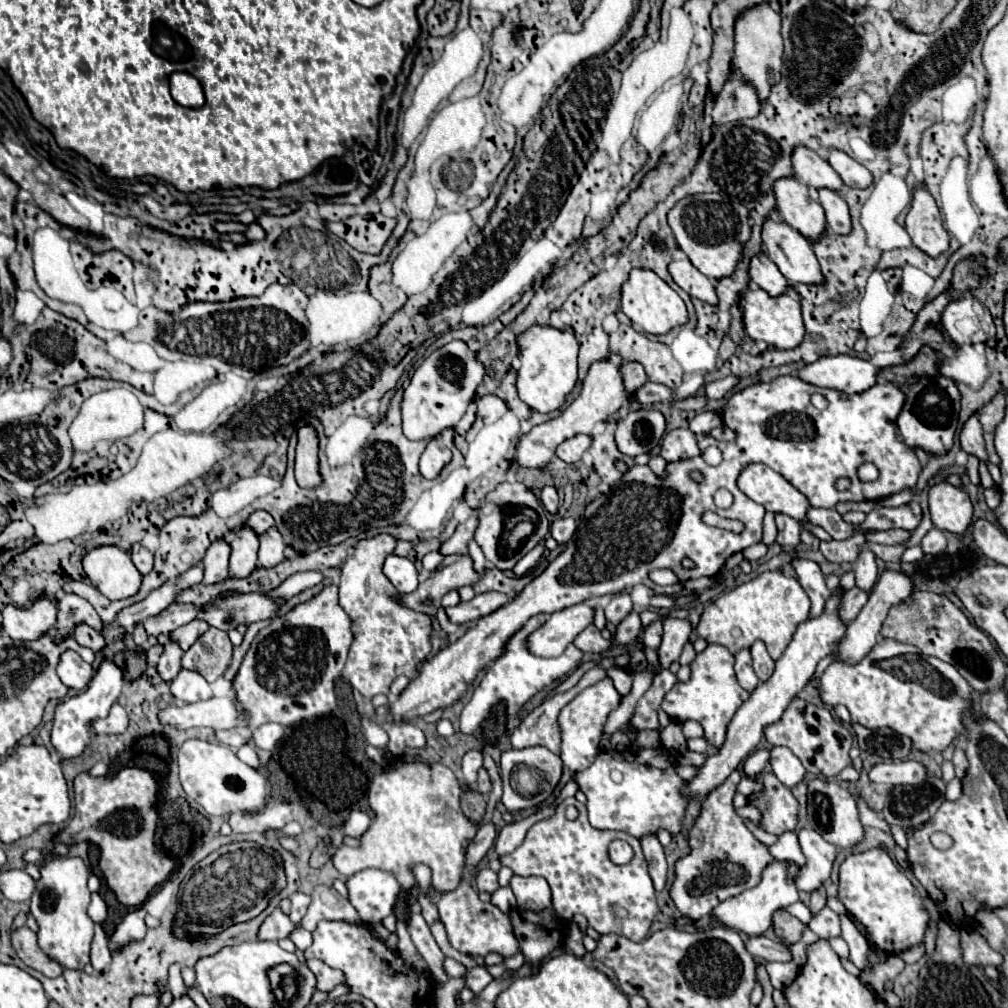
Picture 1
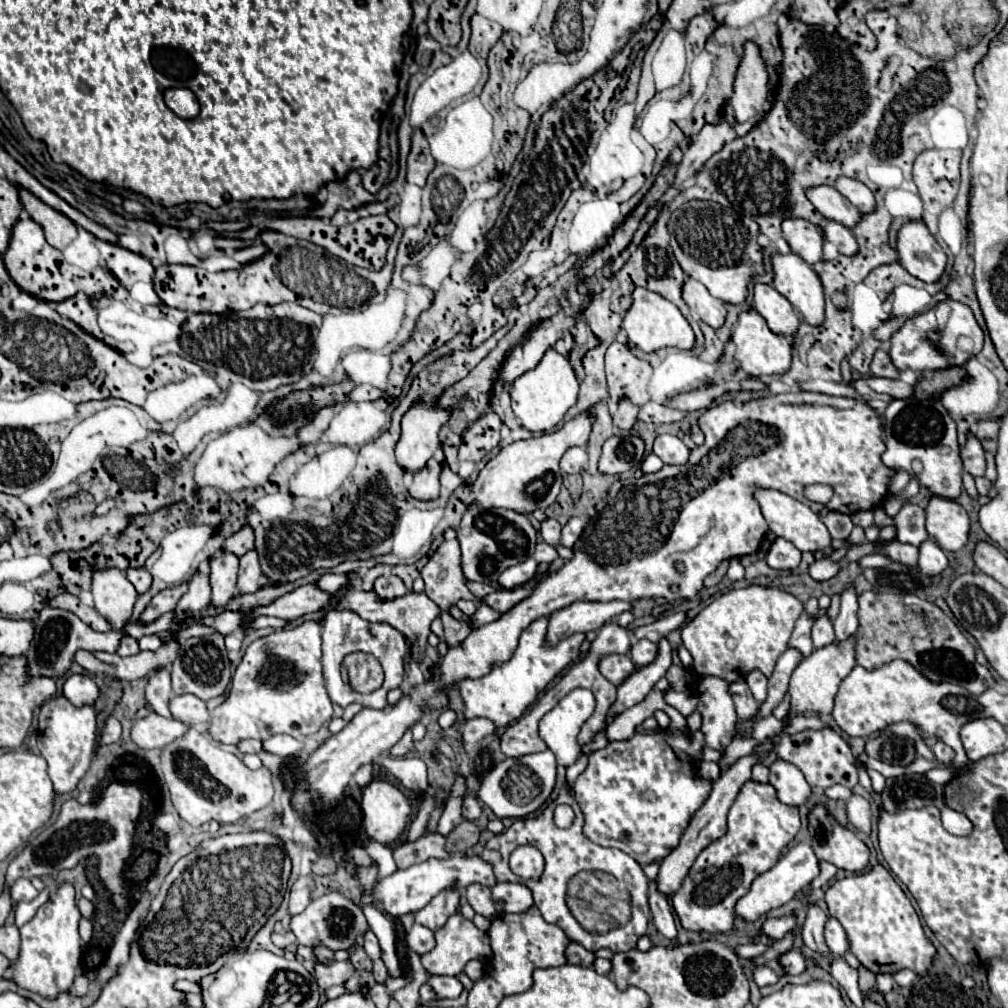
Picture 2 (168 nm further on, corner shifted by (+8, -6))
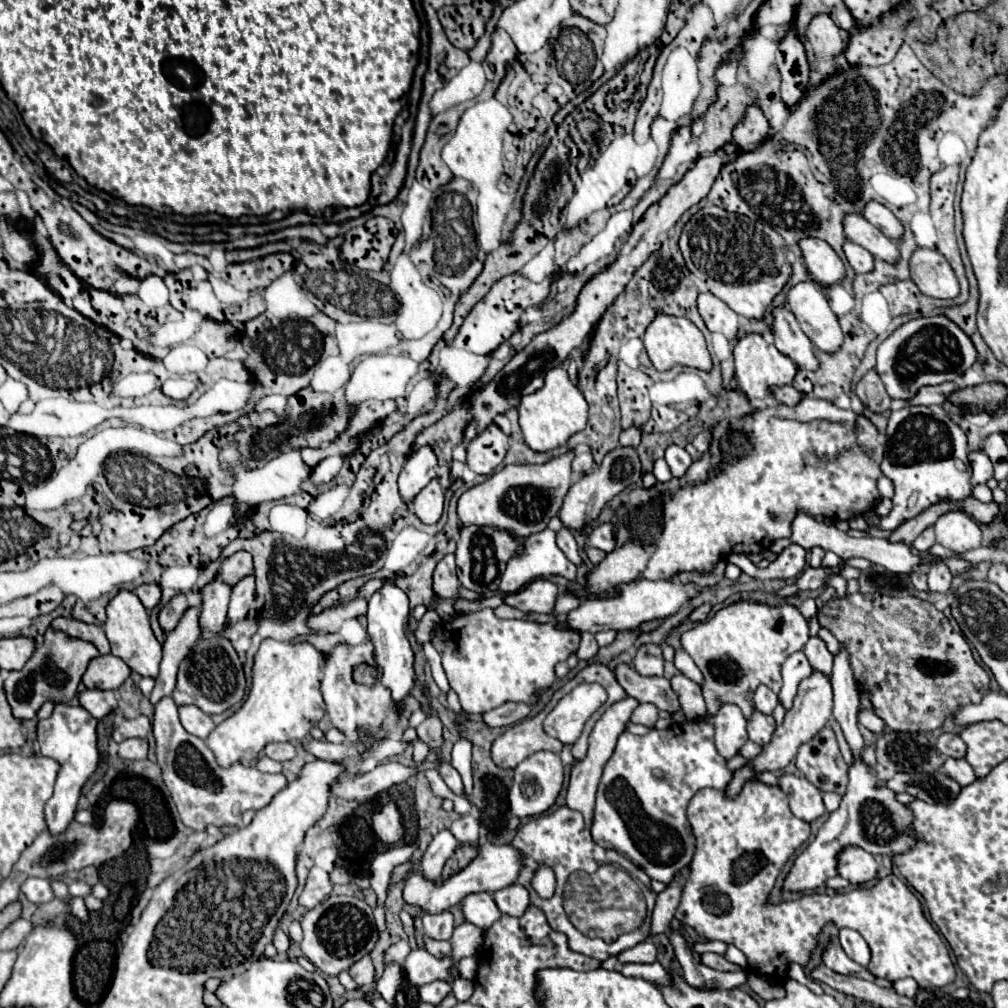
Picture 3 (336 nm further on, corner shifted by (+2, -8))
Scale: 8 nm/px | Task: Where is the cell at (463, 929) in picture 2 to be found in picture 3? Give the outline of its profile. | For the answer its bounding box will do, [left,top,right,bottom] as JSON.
[403,948,459,988]

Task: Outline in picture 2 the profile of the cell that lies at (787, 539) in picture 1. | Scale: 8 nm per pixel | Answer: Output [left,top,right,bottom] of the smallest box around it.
[767,538,801,570]

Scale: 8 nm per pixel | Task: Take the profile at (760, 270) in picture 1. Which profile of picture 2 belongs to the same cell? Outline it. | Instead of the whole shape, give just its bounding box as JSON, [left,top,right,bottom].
[753,284,799,338]

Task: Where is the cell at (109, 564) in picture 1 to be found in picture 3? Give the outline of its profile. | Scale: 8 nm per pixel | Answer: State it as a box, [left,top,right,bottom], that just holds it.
[103,590,161,678]

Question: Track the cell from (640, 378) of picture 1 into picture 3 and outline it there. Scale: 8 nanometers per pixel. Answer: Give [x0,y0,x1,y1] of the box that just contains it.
[619,428,641,448]

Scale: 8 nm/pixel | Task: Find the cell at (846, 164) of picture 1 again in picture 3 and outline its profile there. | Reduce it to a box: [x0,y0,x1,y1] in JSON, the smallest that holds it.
[863,202,903,240]

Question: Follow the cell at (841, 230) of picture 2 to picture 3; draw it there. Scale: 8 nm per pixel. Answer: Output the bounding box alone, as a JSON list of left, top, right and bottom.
[843,242,875,274]

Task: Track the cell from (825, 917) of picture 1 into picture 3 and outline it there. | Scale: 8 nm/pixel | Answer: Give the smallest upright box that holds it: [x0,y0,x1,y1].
[839,928,871,966]

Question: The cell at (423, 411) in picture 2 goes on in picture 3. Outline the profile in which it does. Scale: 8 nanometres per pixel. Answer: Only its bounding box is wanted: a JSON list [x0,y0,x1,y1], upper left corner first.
[399,446,437,504]

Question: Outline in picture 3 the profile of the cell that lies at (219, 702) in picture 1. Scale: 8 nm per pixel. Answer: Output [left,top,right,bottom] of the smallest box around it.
[117,738,147,760]

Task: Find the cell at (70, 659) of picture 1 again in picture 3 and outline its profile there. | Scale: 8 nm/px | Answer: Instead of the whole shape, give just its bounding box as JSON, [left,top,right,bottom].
[79,690,117,720]

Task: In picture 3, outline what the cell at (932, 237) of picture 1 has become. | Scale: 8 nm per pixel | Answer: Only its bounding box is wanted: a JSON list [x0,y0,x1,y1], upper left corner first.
[911,248,959,300]

